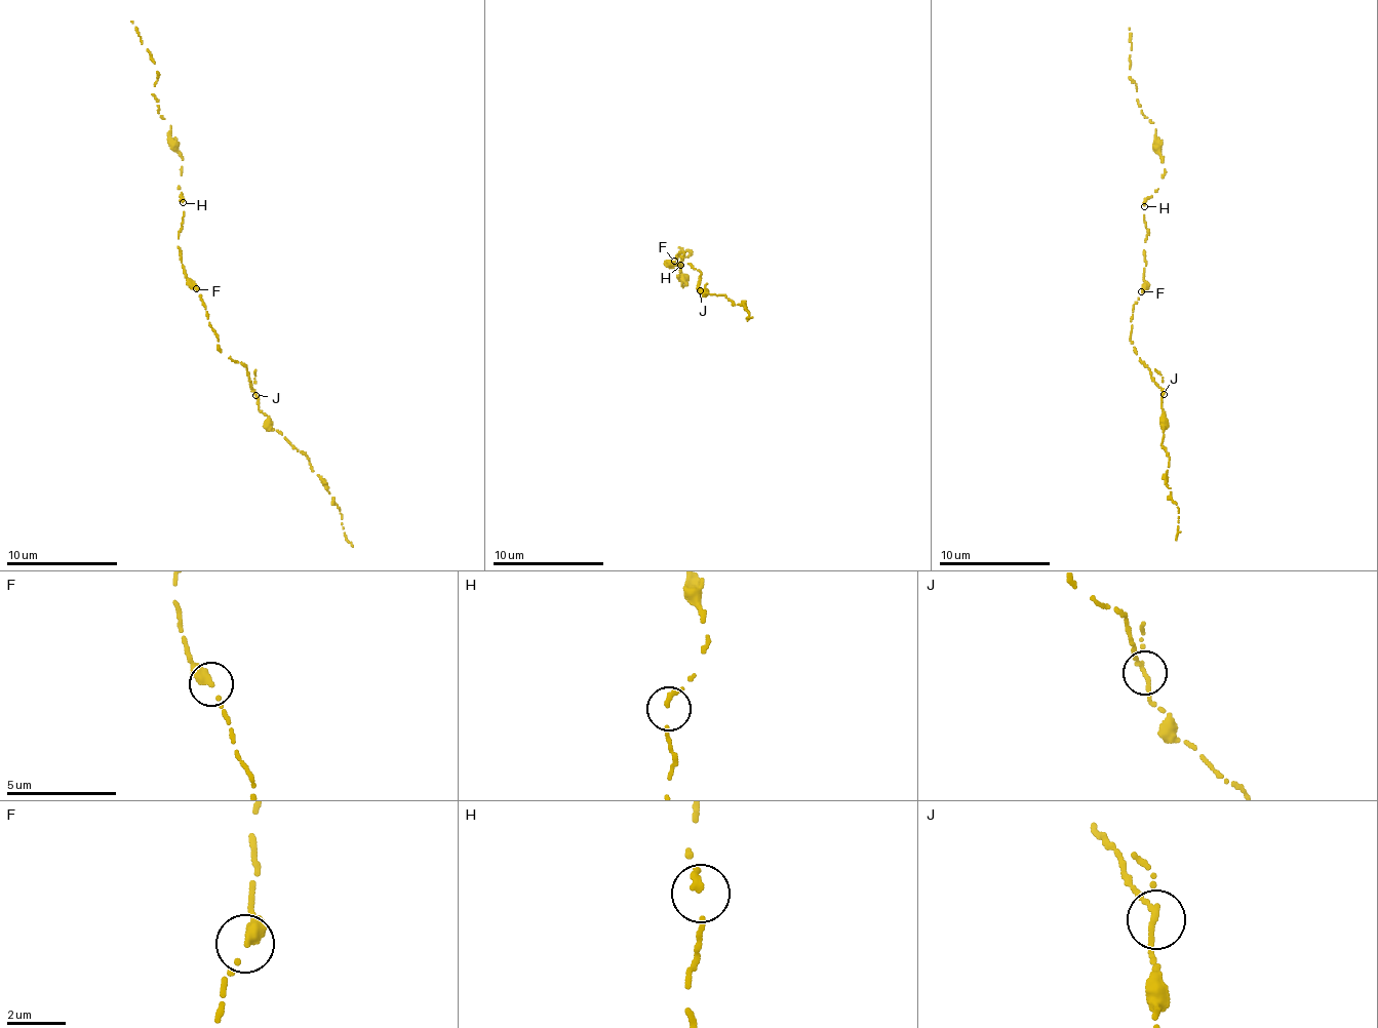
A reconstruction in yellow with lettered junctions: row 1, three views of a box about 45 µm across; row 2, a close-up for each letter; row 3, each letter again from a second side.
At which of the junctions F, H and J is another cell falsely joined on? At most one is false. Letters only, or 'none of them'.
none of them

